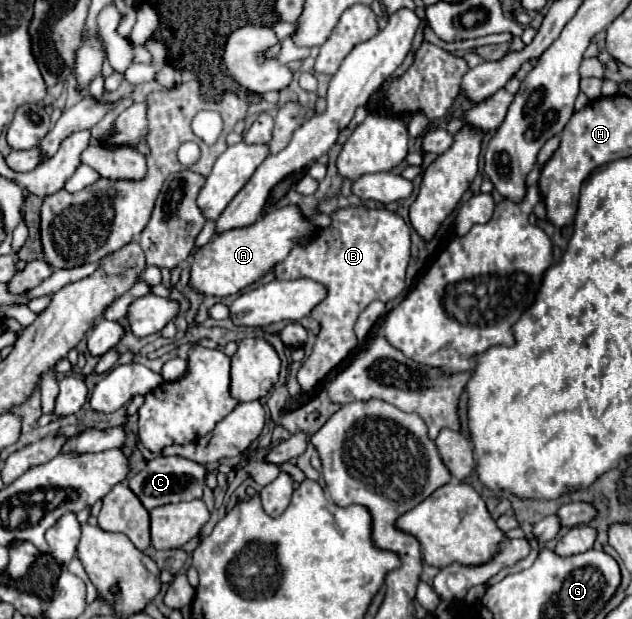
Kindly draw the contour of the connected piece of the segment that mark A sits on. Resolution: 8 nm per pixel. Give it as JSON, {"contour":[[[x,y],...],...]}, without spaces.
{"contour":[[[296,205],[268,211],[264,217],[260,217],[256,223],[248,227],[224,231],[192,255],[190,287],[202,295],[212,295],[212,297],[234,295],[240,289],[258,281],[276,263],[286,259],[294,243],[298,243],[302,235],[310,235],[310,231],[314,231],[314,227],[302,217]]]}

